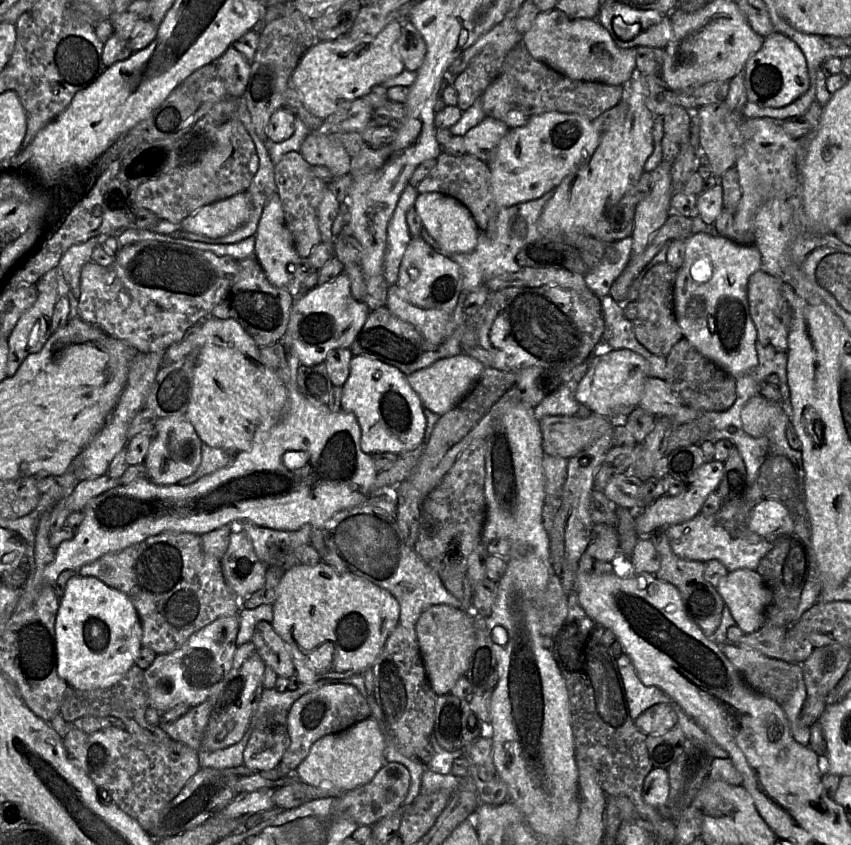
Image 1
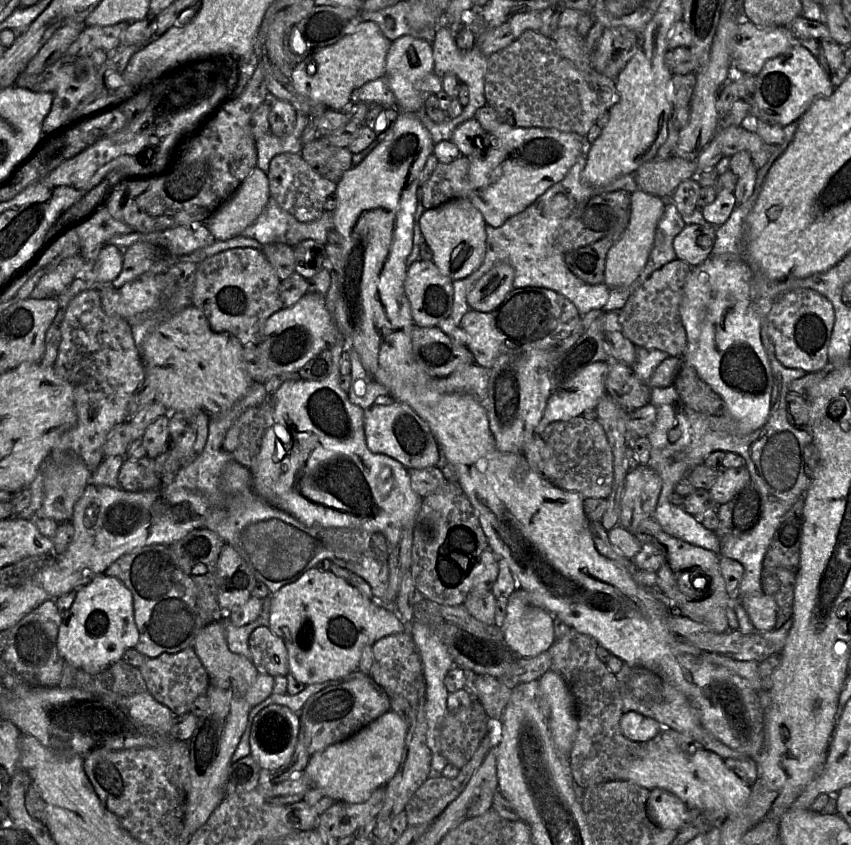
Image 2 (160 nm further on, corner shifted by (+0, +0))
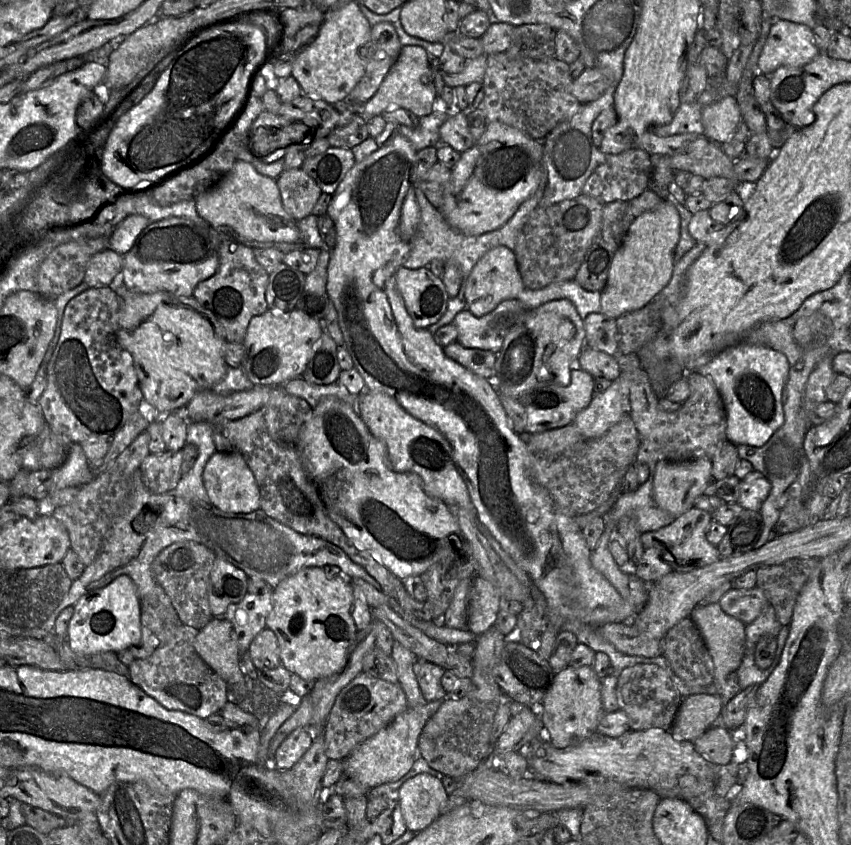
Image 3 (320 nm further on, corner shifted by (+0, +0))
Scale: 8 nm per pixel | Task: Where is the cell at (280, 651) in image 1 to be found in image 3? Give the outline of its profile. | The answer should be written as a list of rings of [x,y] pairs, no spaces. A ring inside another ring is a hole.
[[[267,627],[252,640],[248,653],[258,671],[268,671],[282,665],[276,635]]]

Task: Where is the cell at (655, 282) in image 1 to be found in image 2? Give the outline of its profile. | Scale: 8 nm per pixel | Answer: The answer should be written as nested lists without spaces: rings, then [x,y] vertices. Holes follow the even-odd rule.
[[[678,258],[654,271],[632,292],[623,307],[622,333],[636,347],[666,352],[670,357],[683,357],[687,337],[680,316],[684,285],[692,267]]]

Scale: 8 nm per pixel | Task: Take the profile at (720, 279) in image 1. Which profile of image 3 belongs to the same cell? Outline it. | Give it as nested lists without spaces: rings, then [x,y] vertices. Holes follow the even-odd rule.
[[[741,341],[715,354],[709,363],[693,372],[709,377],[723,399],[727,441],[760,447],[783,425],[784,390],[789,363],[782,352]]]

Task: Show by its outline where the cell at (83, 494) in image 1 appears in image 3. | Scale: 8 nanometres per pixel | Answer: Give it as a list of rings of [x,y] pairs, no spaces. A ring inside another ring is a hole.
[[[182,450],[154,453],[142,461],[139,471],[149,491],[161,494],[177,486],[183,476],[182,462]]]

